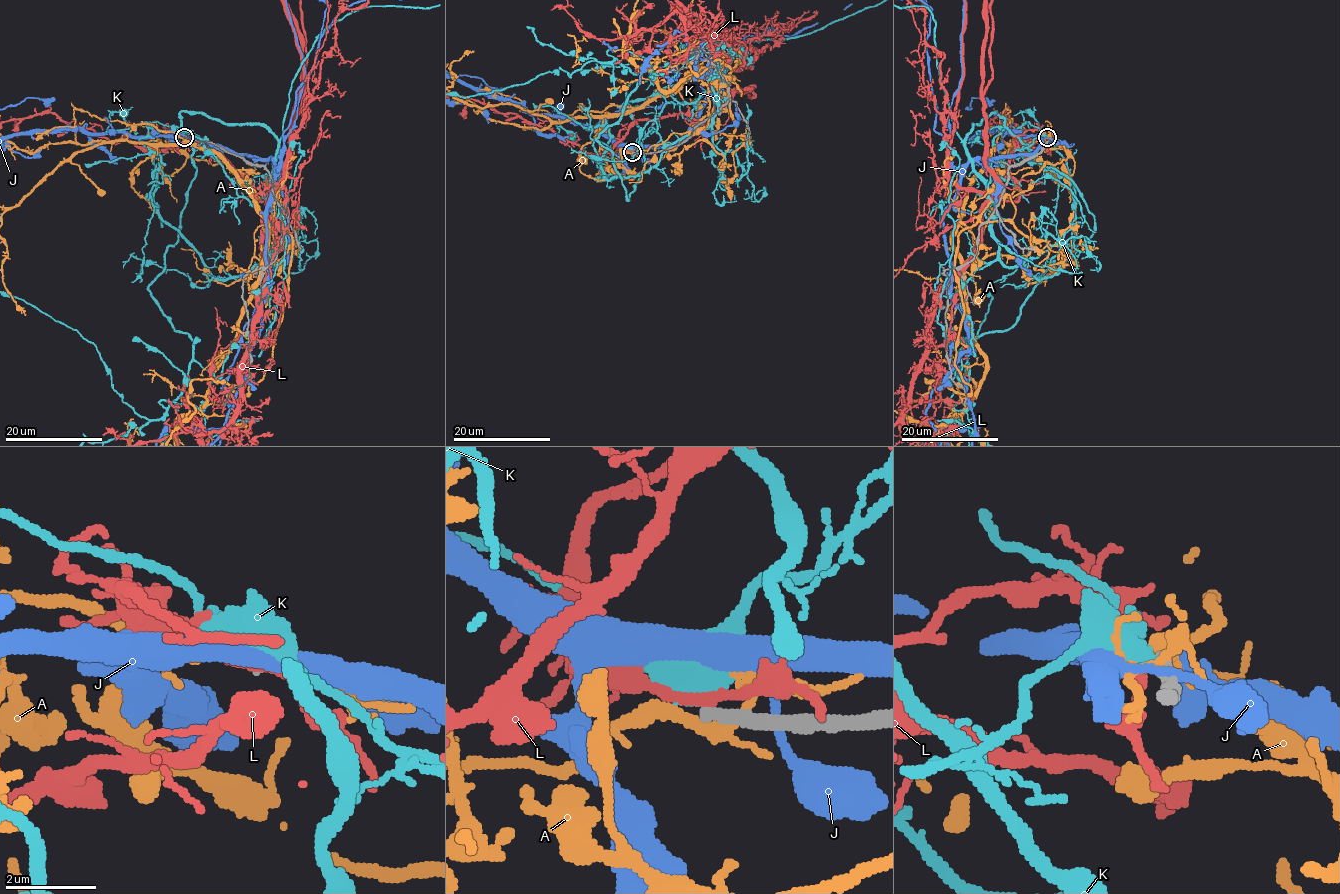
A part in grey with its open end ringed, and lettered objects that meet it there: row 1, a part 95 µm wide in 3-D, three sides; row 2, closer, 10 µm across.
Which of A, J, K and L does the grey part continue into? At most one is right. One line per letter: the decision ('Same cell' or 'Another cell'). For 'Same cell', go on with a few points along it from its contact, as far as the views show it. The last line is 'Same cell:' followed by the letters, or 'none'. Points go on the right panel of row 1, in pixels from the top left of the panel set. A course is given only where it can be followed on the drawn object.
A: Another cell
J: Another cell
K: Another cell
L: Another cell
Same cell: none

